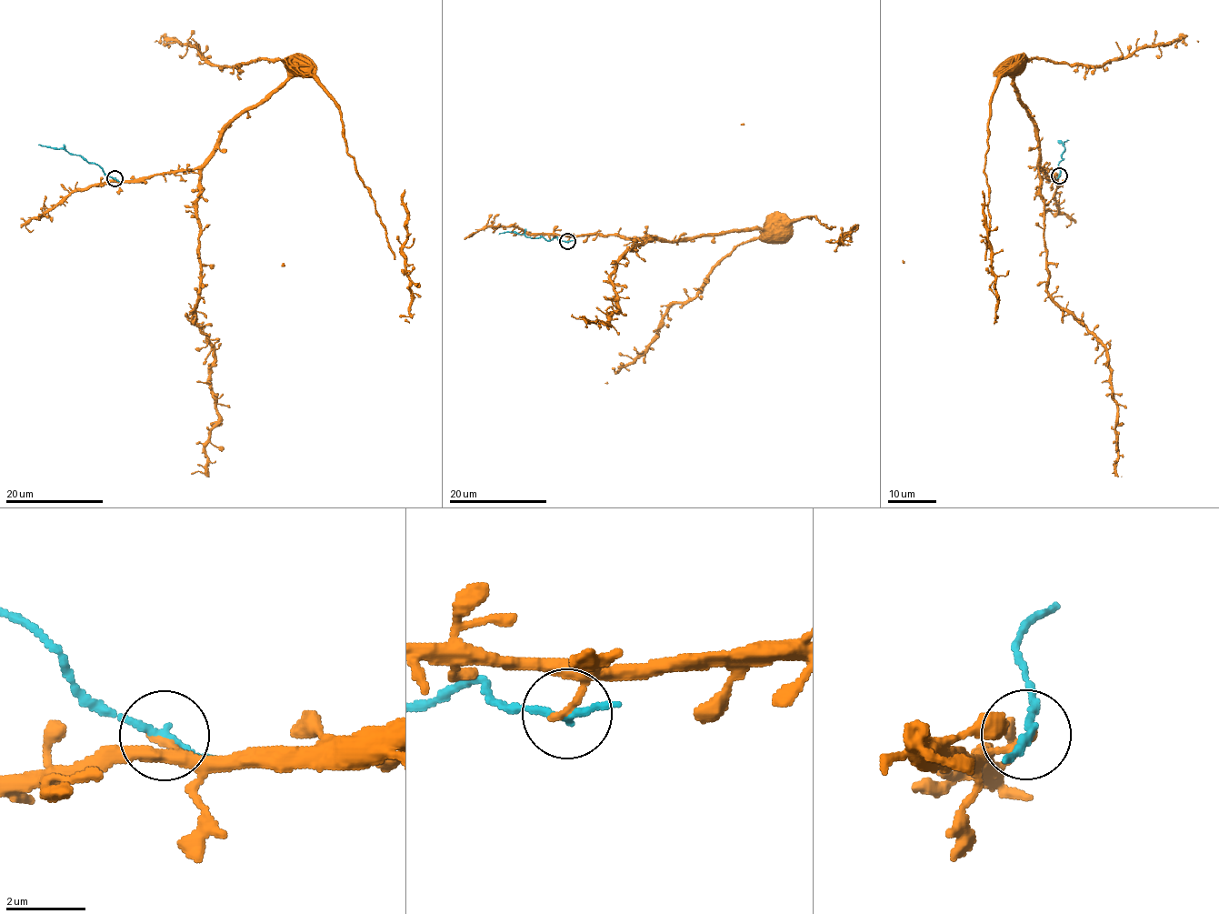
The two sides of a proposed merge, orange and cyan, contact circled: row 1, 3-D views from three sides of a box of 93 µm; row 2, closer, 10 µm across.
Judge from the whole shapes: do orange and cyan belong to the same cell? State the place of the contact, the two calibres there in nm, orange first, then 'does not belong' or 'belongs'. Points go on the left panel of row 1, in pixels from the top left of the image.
place (114, 178); calibres 190 and 180 nm; belongs

